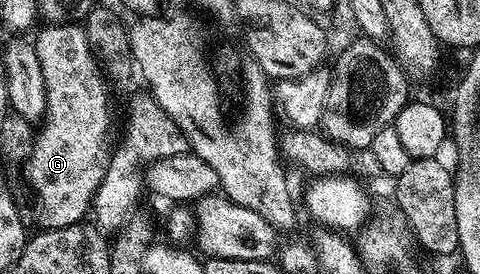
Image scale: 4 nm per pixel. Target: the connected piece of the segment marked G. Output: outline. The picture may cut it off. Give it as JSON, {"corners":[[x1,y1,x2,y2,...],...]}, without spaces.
{"corners":[[47,23,44,26,33,44,41,63,41,75,45,77,47,116,41,125,43,130,39,129,34,138,31,156,25,162,27,181,32,194,39,187,73,187,71,193,65,189,47,189,47,203,55,209,51,223,63,223,65,211,71,207,69,223,77,225,92,208,89,191,99,187,106,173,108,158,104,134,107,132,106,94,109,92,109,81,99,74,96,54,82,24]]}

